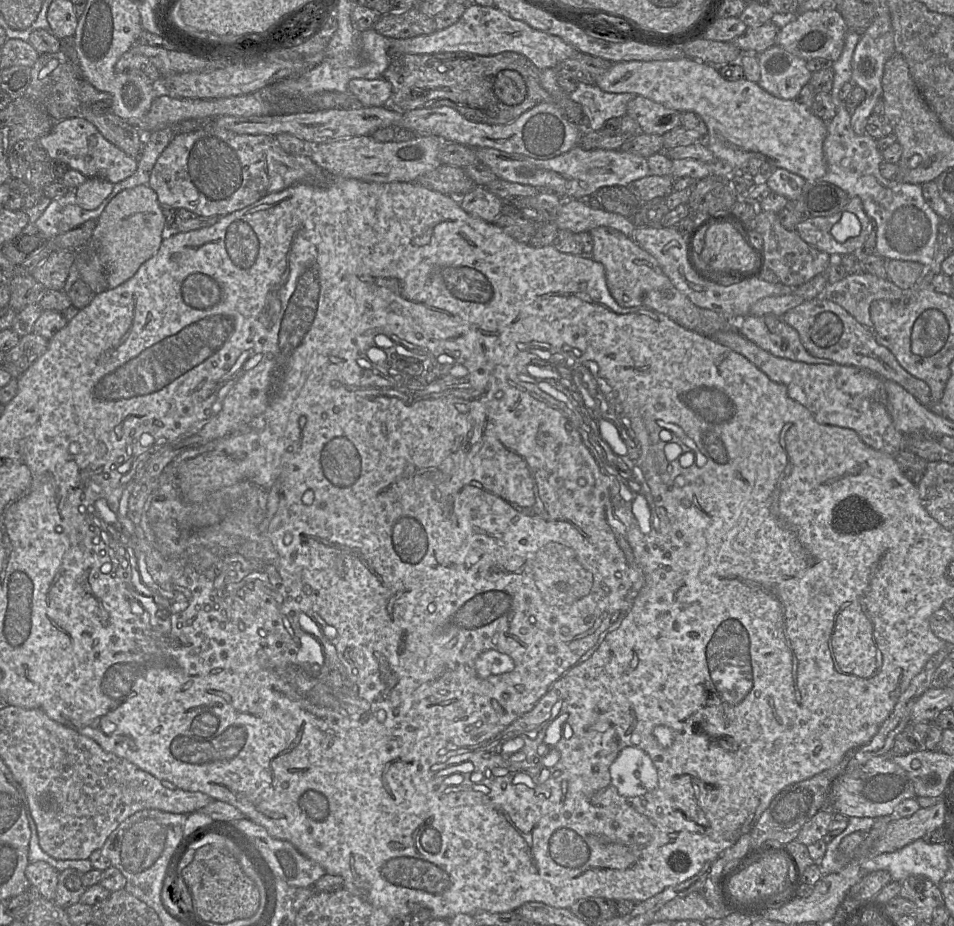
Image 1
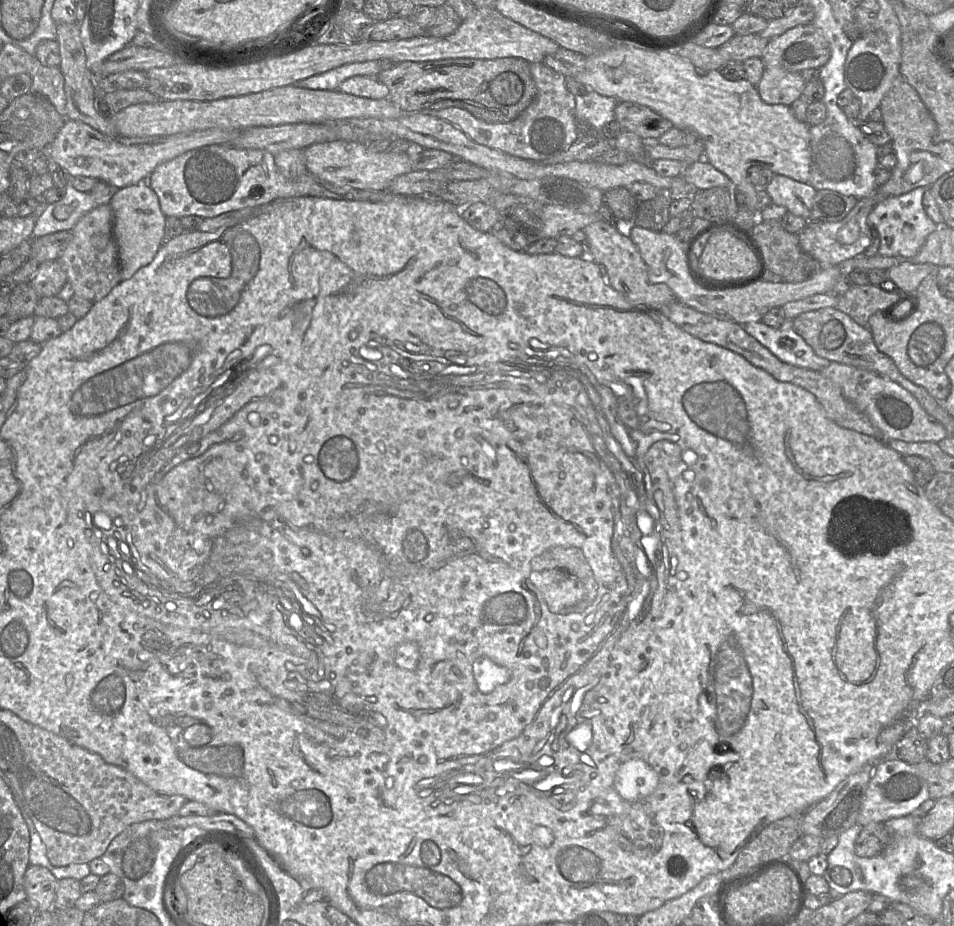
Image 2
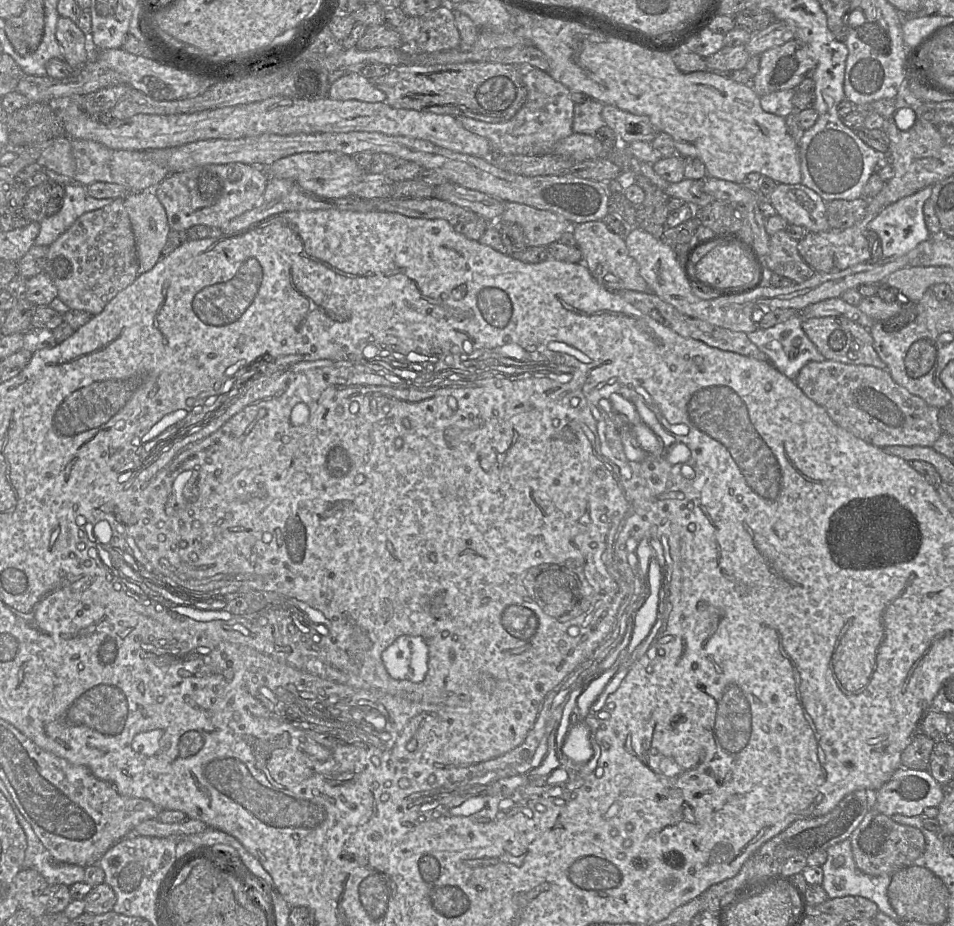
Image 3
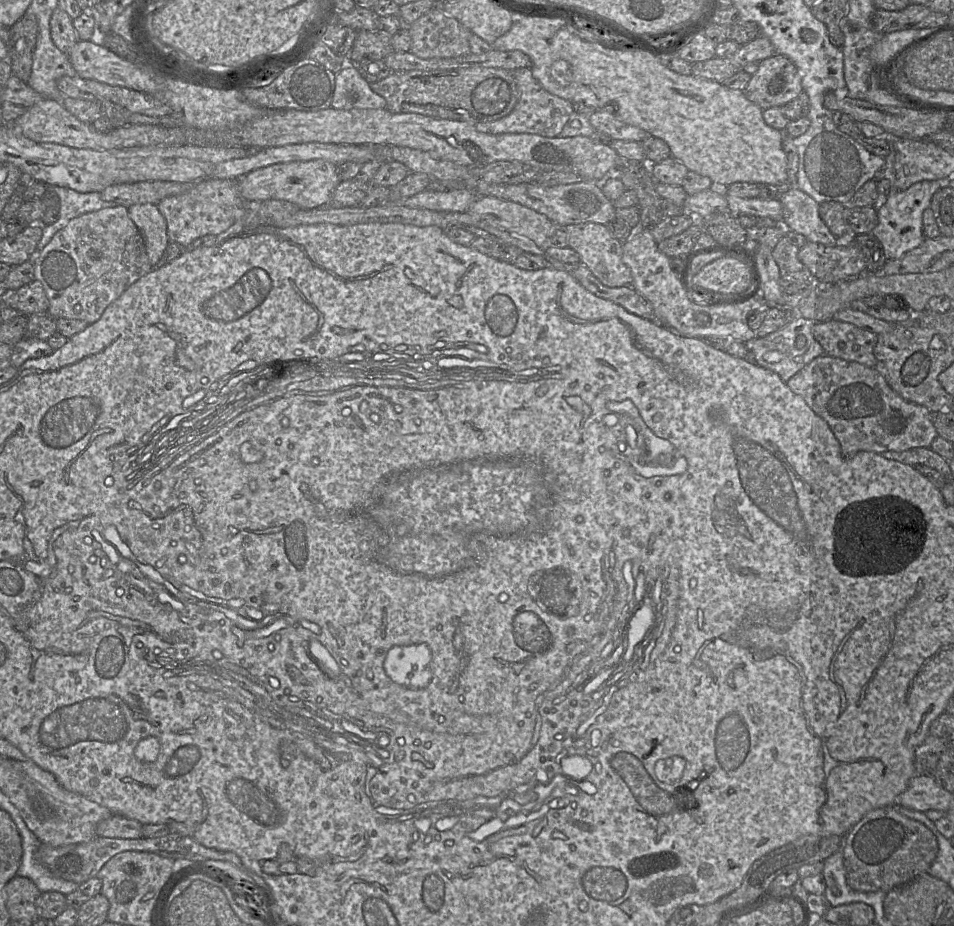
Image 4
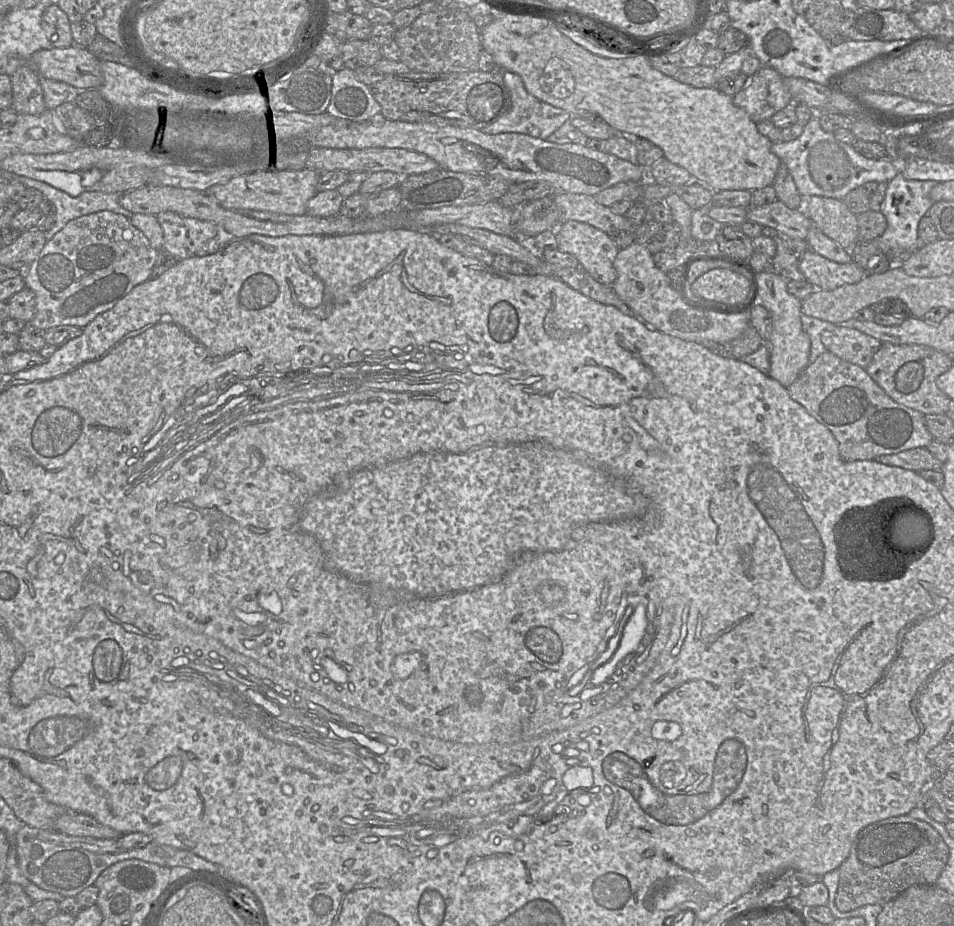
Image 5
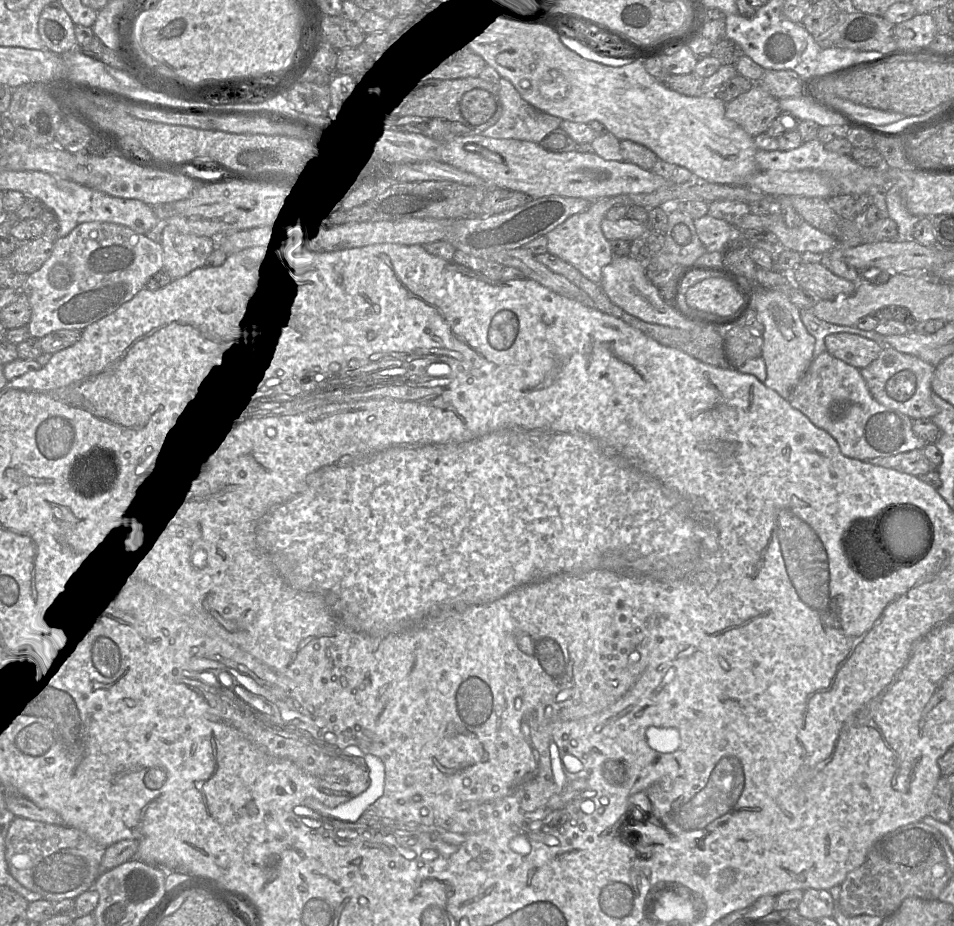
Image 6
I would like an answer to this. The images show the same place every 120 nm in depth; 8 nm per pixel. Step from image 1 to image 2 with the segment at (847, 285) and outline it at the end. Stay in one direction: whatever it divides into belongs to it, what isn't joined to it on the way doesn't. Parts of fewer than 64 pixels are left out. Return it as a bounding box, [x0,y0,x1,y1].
[836,284,902,327]

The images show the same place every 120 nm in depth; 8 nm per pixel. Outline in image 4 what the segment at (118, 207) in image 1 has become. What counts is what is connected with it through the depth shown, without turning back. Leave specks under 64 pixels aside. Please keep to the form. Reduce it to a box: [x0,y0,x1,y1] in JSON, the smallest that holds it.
[127,204,169,269]

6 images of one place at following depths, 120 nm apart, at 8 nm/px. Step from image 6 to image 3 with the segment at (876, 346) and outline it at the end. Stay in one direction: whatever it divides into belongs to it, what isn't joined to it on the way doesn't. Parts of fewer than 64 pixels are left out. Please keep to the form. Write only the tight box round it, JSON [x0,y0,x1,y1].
[802,316,886,369]

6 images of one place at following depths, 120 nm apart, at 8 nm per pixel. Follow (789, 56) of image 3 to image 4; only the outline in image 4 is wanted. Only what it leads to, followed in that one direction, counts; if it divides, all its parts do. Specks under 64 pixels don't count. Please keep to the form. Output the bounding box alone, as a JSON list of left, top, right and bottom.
[743,53,802,110]

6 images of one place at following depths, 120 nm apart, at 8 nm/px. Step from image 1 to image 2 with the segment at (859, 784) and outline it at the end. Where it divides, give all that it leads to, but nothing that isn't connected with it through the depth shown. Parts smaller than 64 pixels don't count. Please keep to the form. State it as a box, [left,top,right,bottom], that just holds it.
[857,756,930,826]

